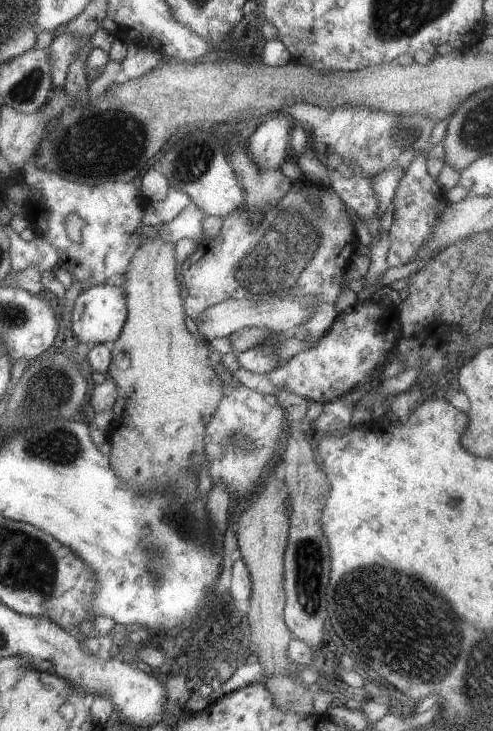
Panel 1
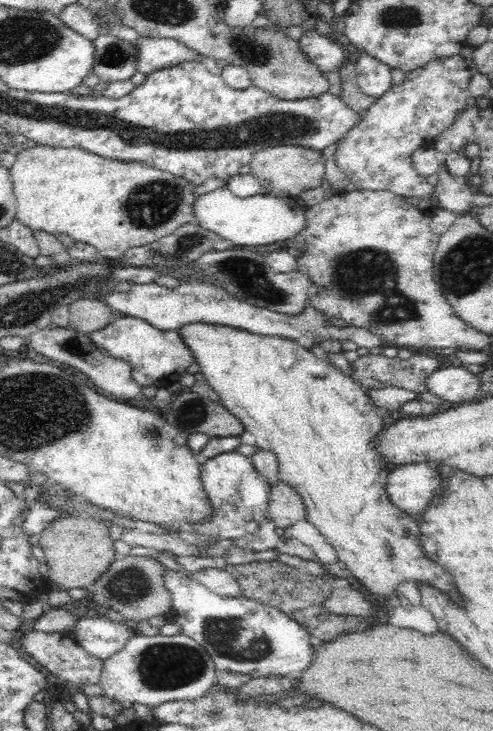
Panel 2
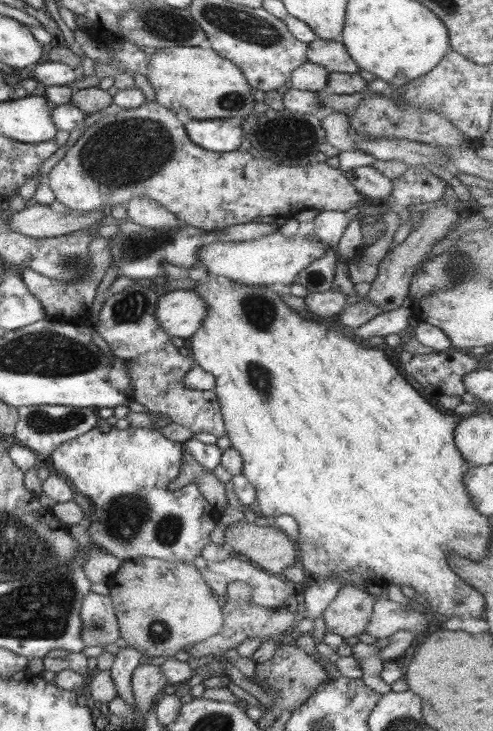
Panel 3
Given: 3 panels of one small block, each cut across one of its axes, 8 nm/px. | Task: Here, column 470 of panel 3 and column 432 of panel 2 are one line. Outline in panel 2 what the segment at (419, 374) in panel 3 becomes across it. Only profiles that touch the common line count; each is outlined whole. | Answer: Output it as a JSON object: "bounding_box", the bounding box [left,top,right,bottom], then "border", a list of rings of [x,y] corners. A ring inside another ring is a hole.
{"bounding_box":[351,350,441,393],"border":[[[421,350],[406,360],[386,358],[382,354],[360,356],[351,362],[351,377],[362,388],[405,388],[415,393],[429,391],[425,380],[429,374],[441,368],[434,356],[426,356]]]}

